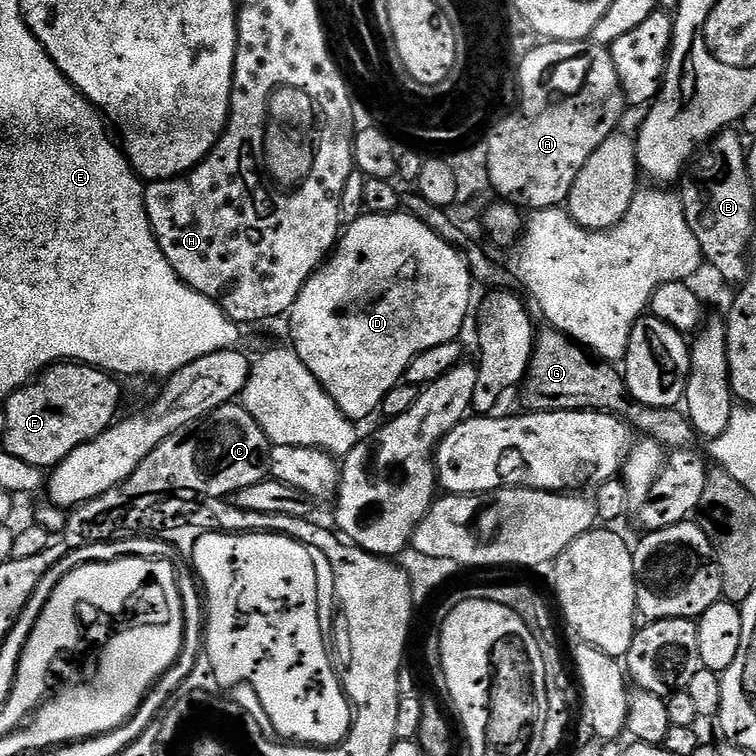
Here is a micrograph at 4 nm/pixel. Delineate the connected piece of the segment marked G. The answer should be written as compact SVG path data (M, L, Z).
M544 326L535 333L535 348L529 360L528 372L519 389L520 400L530 412L609 412L628 423L641 437L651 437L665 449L687 448L697 439L697 433L687 415L679 407L651 408L637 404L632 399L628 383L623 378L621 369L615 363L605 362L589 352L582 344L577 344L571 336L566 336L556 328Z

